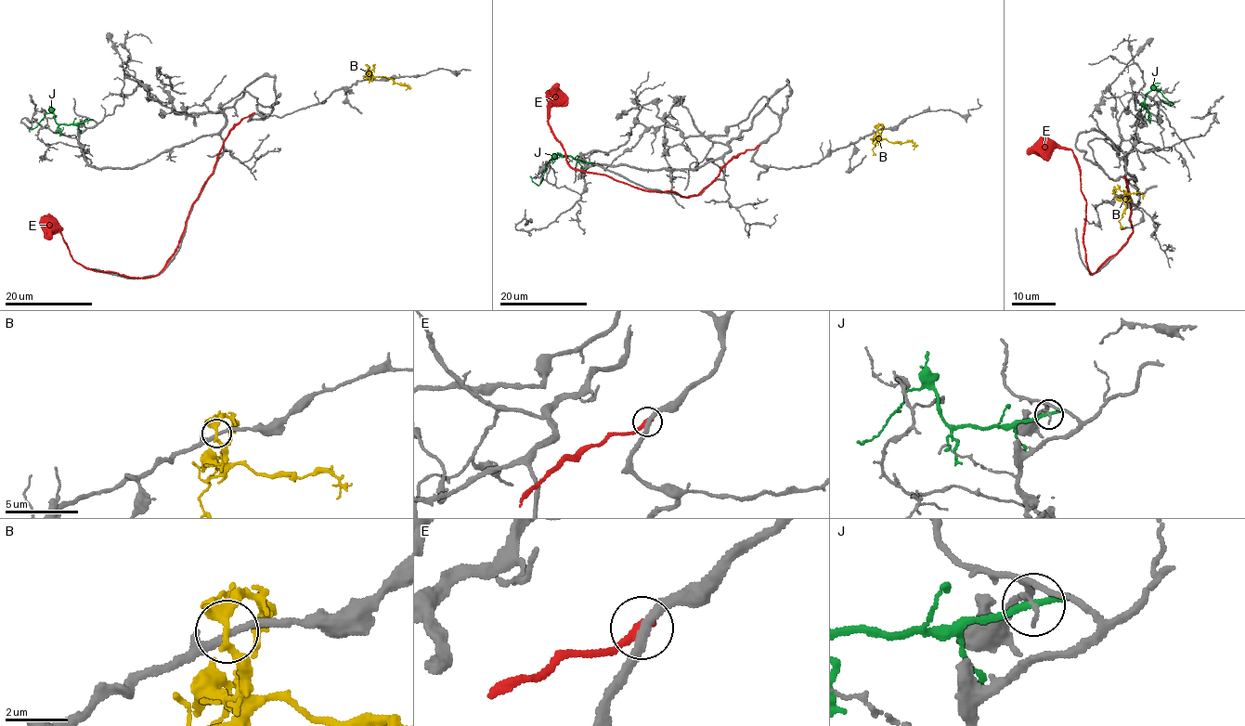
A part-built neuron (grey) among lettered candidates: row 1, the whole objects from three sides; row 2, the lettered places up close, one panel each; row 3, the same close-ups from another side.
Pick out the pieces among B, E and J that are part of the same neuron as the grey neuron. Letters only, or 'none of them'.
none of them

